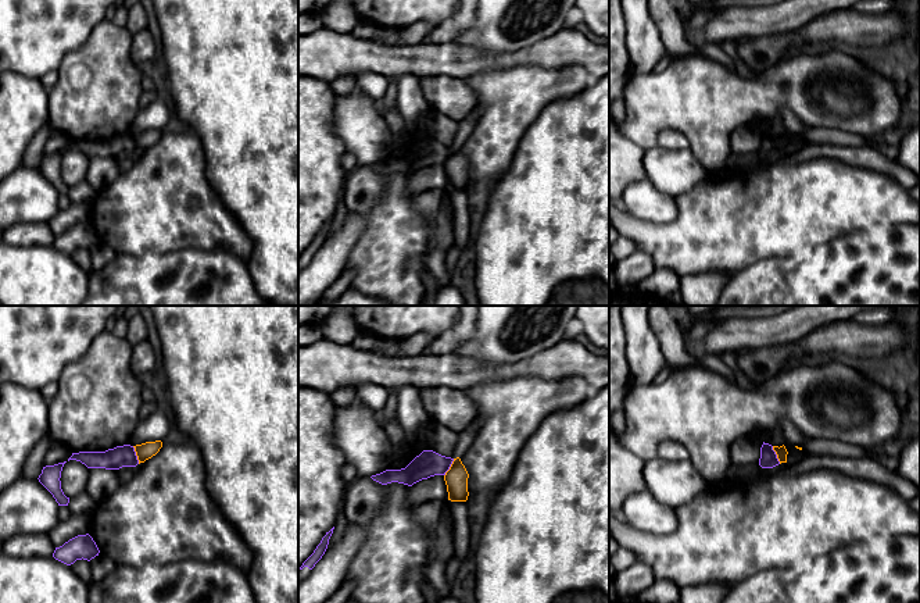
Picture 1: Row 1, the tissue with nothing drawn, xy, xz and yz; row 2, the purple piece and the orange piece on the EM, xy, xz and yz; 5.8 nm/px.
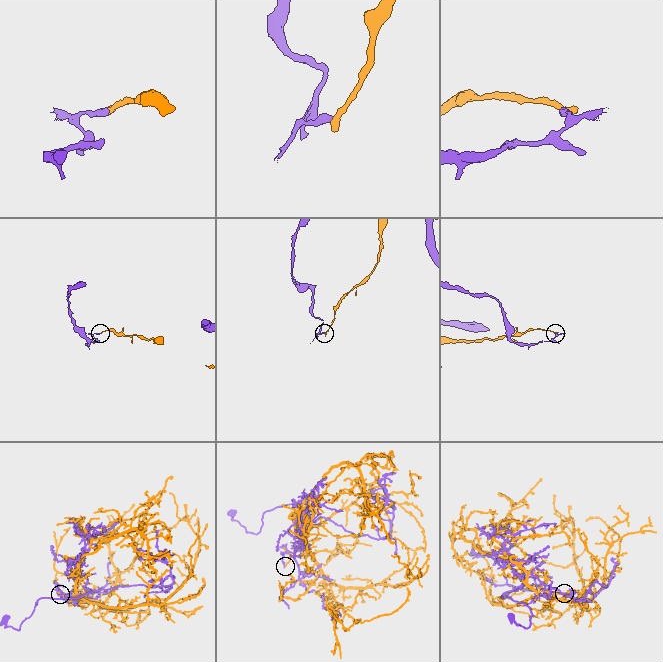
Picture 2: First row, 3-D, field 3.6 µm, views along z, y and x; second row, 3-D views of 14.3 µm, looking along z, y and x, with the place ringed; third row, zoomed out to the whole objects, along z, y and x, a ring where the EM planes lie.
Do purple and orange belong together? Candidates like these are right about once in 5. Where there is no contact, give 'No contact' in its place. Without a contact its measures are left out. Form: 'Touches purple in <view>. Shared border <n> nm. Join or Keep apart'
Touches purple in xy. Shared border 110 nm. Keep apart

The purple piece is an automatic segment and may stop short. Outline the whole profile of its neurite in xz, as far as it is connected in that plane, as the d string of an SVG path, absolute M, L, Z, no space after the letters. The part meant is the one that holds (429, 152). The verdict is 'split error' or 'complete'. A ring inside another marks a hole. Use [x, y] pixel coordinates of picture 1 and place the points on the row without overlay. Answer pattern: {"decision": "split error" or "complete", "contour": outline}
{"decision": "complete", "contour": "M423 139L405 157L386 158L370 167L382 174L391 171L412 175L414 172L434 164L445 164L454 147L441 144L433 139Z"}

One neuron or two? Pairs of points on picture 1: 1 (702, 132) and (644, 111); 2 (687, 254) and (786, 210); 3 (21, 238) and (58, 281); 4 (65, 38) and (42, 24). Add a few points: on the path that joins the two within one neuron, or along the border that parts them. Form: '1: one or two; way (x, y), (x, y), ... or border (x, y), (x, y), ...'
1: one; way (688, 118), (682, 111), (658, 111)
2: one; way (712, 236), (720, 228), (736, 228), (761, 214)
3: two; border (14, 245), (52, 246)
4: one; way (61, 32), (53, 24), (47, 24)

